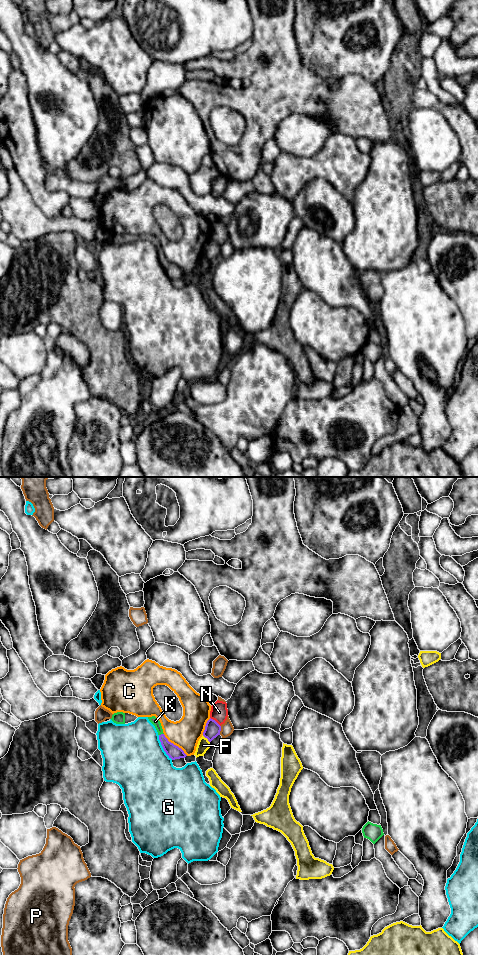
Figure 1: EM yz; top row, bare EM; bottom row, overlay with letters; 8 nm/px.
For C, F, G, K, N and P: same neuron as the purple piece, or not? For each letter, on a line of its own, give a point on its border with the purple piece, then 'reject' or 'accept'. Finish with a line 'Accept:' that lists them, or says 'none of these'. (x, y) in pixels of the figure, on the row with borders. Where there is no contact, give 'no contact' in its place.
C: yz (175, 745) | reject
F: yz (206, 737) | reject
G: yz (162, 746) | reject
K: yz (161, 734) | accept
N: yz (215, 721) | reject
P: yz (220, 730) | reject
Accept: K

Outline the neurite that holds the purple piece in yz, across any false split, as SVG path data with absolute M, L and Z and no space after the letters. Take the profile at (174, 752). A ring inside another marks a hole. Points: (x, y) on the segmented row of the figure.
M155 716L148 717L148 719L155 726L159 735L159 740L161 742L161 745L166 754L169 756L169 758L171 758L172 760L185 758L187 755L184 753L184 751L178 746L169 742L168 739L165 737L159 719L156 718Z

